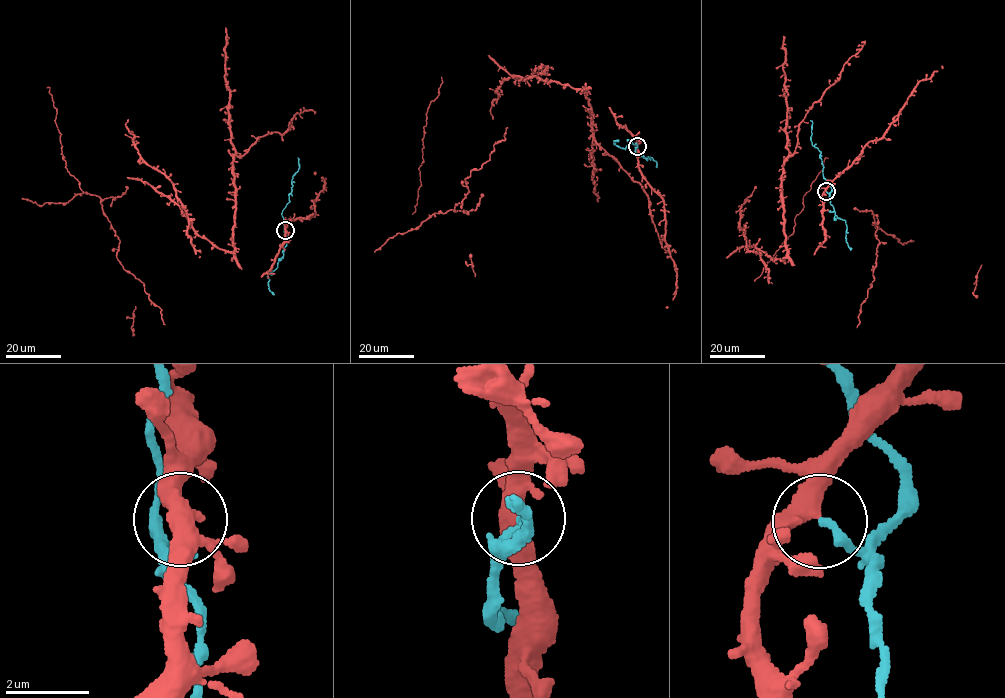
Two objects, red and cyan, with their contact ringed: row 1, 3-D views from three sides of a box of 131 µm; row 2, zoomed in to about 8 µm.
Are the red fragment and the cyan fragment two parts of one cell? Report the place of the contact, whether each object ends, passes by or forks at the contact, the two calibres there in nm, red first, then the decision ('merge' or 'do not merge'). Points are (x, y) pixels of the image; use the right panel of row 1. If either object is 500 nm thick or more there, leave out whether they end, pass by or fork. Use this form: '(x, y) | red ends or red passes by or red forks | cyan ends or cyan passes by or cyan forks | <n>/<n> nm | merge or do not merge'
(826, 191) | red forks | cyan ends | 320/190 nm | do not merge

